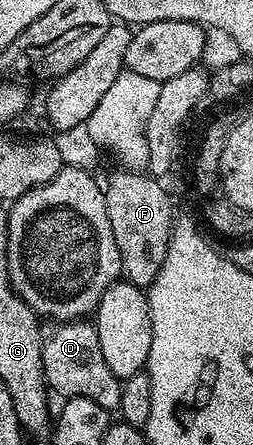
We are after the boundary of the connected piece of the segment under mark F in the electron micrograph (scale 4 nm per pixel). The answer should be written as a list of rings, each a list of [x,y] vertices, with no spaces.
[[[142,171],[122,172],[126,173],[112,174],[110,182],[104,185],[108,217],[112,223],[112,233],[116,235],[116,245],[120,247],[125,280],[131,285],[148,287],[156,279],[166,258],[170,230],[176,224],[174,209],[159,178]]]

